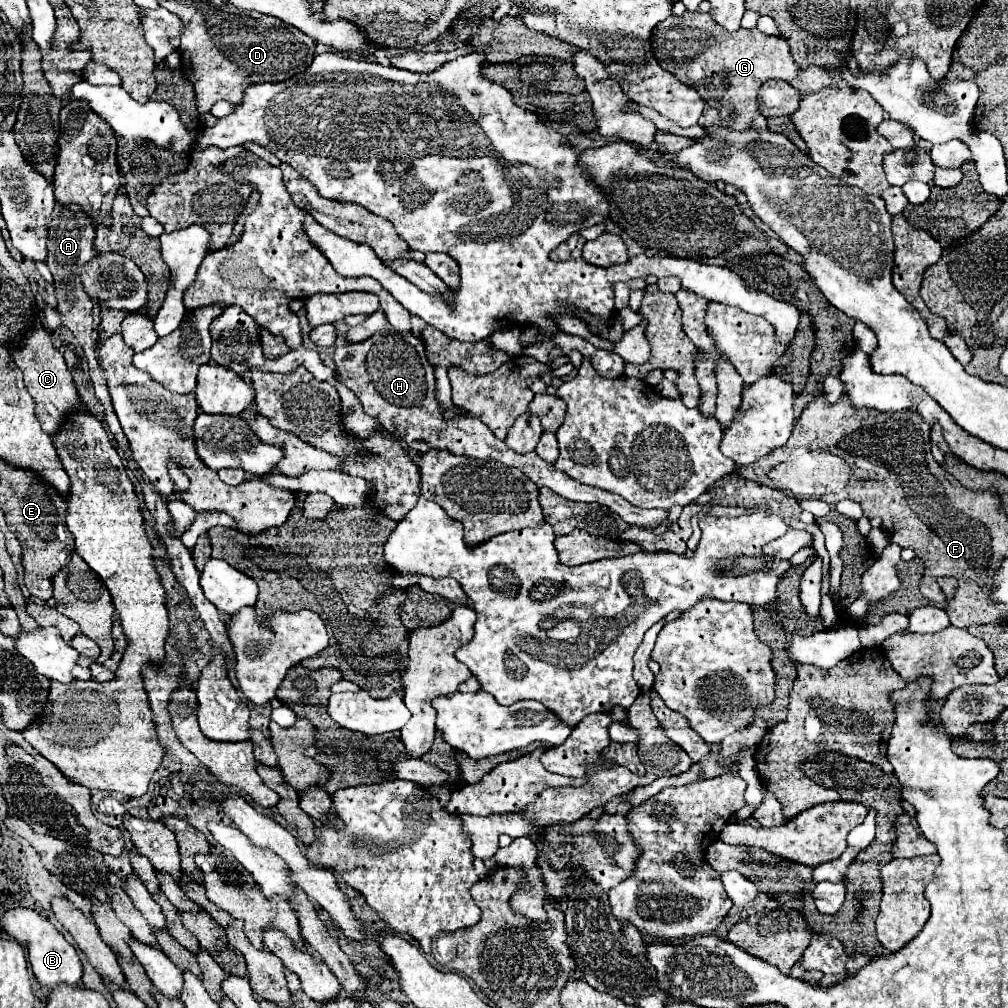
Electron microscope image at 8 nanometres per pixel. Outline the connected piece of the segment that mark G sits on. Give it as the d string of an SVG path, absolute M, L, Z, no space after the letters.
M684 12L682 16L672 16L666 18L664 22L660 22L654 32L652 32L652 50L656 60L660 62L660 66L664 66L664 70L668 70L670 74L674 74L682 84L692 86L706 102L706 106L710 110L704 110L700 124L708 126L708 122L712 122L712 118L716 118L716 110L714 110L714 102L732 102L732 106L736 108L736 130L744 130L744 126L750 126L752 120L758 116L758 102L756 102L756 94L760 90L760 86L770 80L770 78L778 78L788 82L790 86L794 86L798 92L802 94L816 94L824 88L832 88L832 76L828 74L828 70L820 68L820 66L798 66L792 60L790 54L790 46L784 38L778 36L768 36L764 32L760 32L758 28L746 30L740 28L736 32L728 32L724 30L720 24L712 22L712 16L708 12Z

